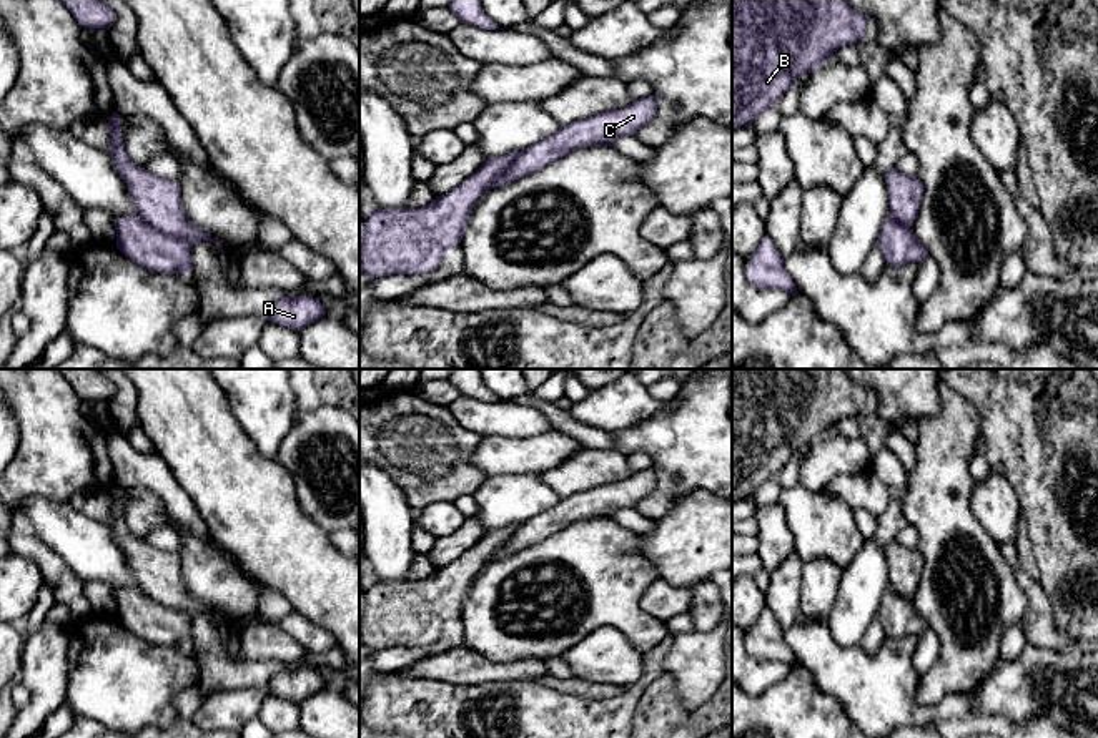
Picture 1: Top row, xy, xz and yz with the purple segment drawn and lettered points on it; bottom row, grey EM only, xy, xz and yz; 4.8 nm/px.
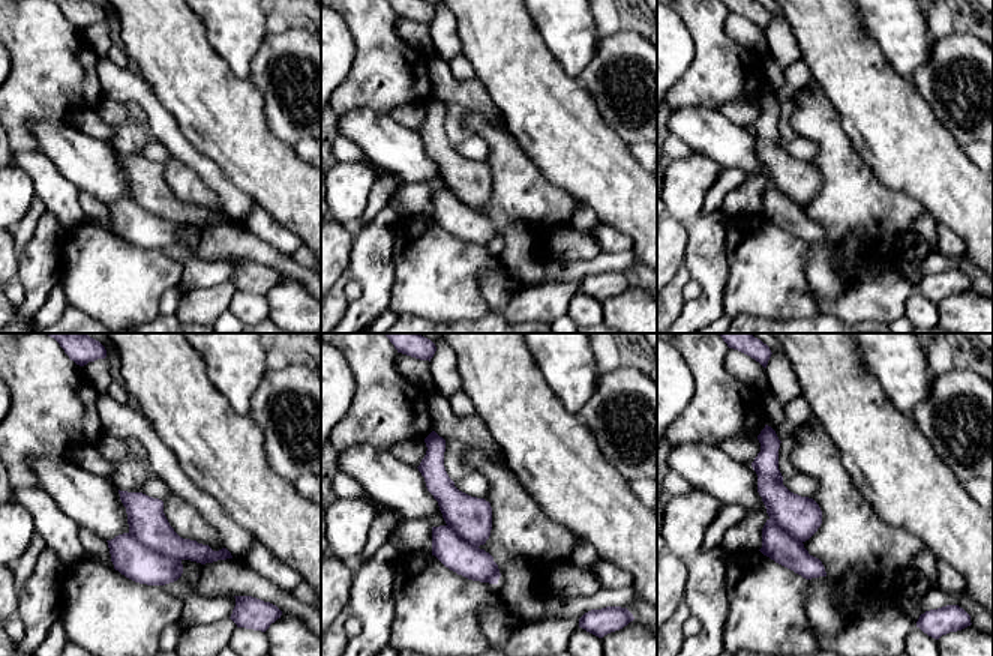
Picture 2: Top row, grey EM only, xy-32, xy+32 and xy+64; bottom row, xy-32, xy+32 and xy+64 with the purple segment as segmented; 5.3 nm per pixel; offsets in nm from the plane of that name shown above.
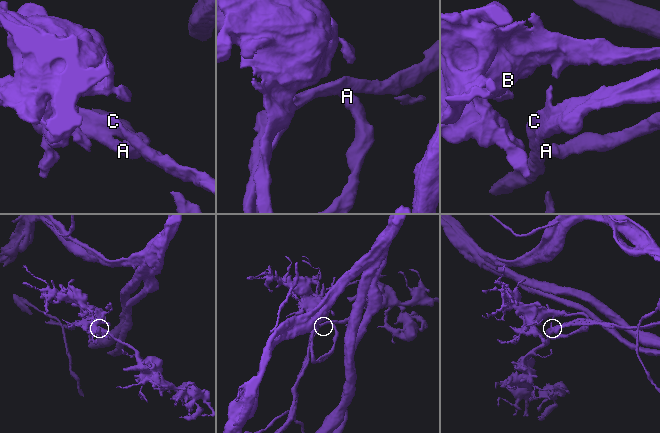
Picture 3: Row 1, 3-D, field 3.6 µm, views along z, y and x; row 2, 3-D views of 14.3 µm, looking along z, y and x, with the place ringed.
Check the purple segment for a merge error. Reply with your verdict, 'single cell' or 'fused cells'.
single cell

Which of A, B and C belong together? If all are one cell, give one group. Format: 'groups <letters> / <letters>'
groups A B C

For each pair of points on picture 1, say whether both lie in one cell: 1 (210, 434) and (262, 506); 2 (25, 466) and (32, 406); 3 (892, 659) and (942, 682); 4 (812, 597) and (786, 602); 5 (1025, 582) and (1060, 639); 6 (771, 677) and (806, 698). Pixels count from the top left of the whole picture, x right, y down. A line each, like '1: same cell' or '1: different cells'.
1: same cell
2: same cell
3: different cells
4: different cells
5: same cell
6: different cells

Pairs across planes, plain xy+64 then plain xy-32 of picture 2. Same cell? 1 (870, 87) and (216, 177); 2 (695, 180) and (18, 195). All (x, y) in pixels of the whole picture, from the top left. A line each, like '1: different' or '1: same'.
1: different
2: same

